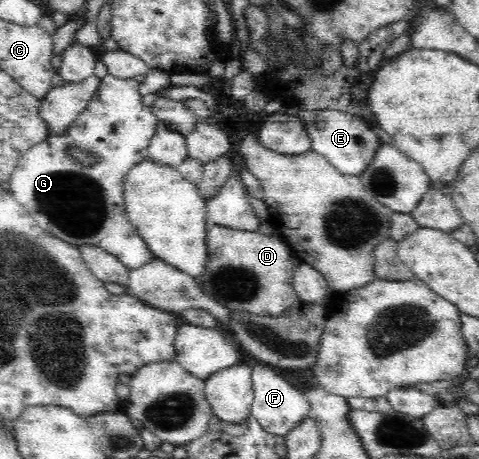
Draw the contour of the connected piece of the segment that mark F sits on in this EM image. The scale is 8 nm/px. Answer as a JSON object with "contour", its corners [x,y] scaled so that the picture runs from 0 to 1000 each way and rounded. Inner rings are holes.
{"contour":[[[541,793],[524,806],[530,874],[522,906],[541,917],[553,941],[570,950],[599,950],[612,932],[620,932],[641,906],[649,904],[649,882],[637,858],[616,850],[587,815],[578,815],[566,797]]]}

